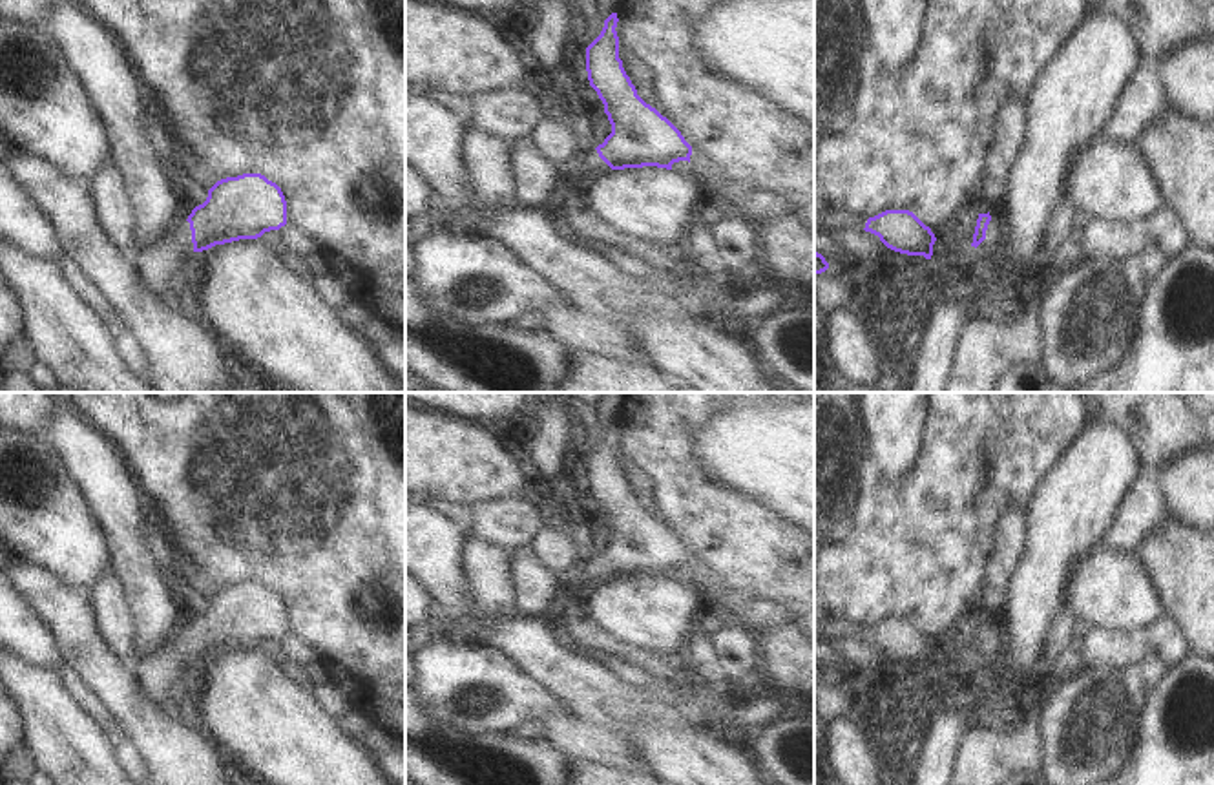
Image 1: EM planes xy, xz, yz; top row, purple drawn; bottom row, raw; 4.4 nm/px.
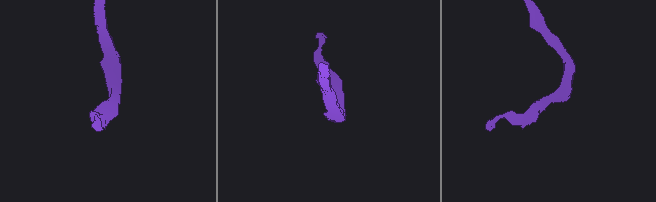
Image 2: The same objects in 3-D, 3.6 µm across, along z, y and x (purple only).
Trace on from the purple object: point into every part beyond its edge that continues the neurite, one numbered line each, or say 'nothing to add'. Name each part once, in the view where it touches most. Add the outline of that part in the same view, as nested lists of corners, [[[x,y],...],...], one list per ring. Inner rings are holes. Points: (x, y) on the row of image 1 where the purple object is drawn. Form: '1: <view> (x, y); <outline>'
1: xy (156, 265); [[[177,221],[150,246],[131,256],[141,283],[155,296],[168,294],[168,281],[175,272],[194,265],[195,252],[188,221]]]

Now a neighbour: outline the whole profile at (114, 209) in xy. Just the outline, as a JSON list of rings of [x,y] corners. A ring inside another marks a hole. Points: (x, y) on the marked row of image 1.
[[[106,161],[88,181],[86,186],[97,223],[106,237],[128,257],[135,252],[133,204],[128,197],[124,179],[111,161]]]

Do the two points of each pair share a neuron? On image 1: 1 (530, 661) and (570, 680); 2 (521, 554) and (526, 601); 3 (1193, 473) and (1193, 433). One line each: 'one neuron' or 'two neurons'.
1: one neuron
2: one neuron
3: two neurons

